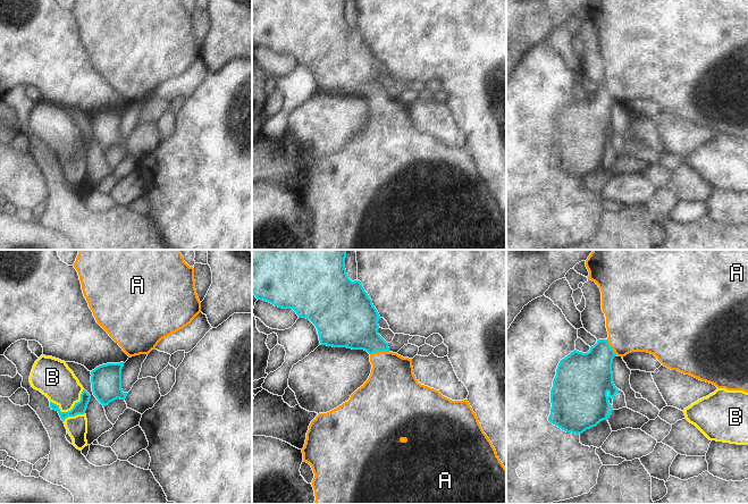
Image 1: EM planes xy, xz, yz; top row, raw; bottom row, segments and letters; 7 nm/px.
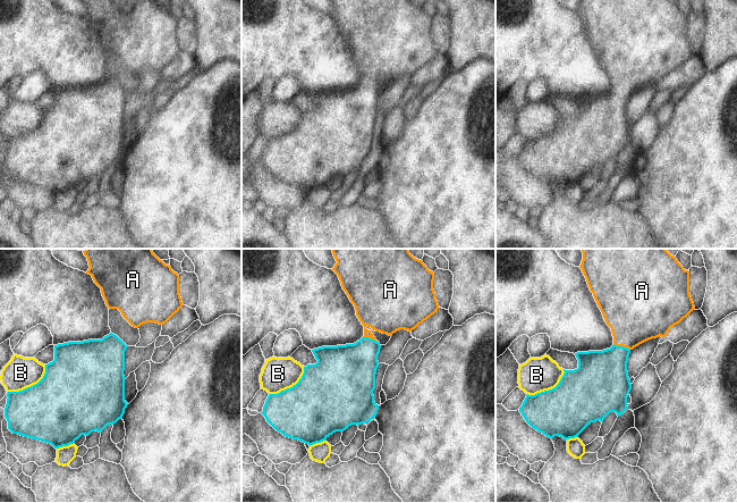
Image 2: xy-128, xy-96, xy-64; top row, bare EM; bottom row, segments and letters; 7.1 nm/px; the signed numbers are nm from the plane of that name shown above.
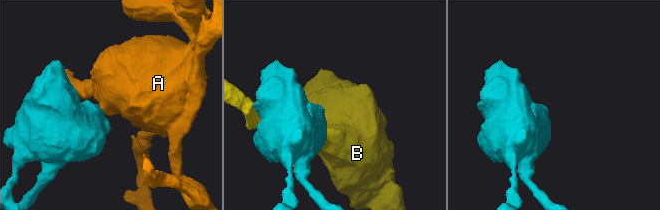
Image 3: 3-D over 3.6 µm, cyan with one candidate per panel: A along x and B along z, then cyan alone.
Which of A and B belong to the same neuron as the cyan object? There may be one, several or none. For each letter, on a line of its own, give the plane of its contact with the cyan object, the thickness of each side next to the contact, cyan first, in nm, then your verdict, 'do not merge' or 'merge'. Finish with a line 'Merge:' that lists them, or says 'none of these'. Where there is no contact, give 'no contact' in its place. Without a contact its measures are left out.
A: xz | 320/340 nm | merge
B: xy | 90/260 nm | do not merge
Merge: A

